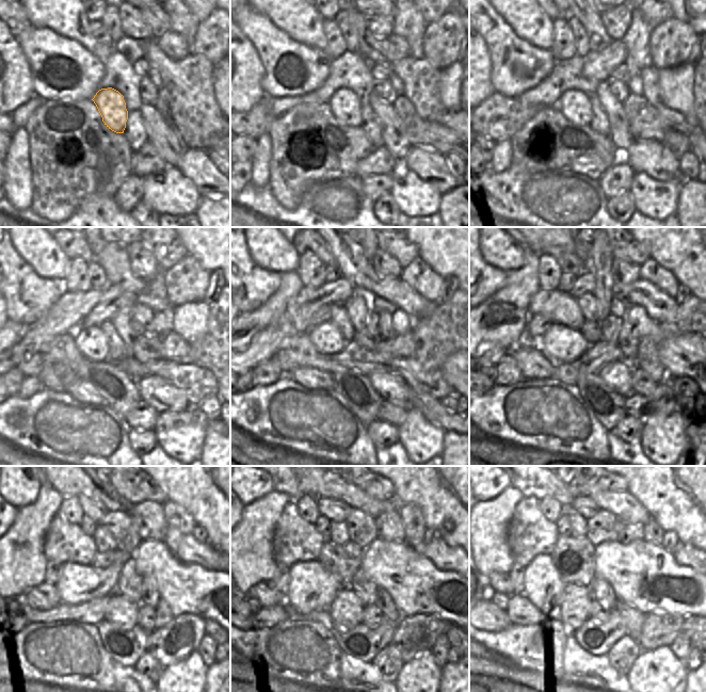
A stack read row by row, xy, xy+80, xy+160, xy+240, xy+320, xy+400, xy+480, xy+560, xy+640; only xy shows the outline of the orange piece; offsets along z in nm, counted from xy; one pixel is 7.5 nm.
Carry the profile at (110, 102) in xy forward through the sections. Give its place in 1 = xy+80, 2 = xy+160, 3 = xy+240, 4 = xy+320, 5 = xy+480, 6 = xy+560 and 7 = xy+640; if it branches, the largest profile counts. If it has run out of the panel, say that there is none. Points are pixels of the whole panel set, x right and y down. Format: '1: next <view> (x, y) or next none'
1: next xy+80 (345, 105)
2: next xy+160 (574, 105)
3: next xy+240 (92, 342)
4: next xy+320 (326, 338)
5: next xy+480 (78, 583)
6: next xy+560 (311, 588)
7: next xy+640 (543, 586)

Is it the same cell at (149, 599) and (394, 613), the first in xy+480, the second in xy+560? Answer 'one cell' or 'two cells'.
one cell

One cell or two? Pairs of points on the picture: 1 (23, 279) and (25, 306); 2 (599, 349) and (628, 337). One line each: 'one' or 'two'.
1: one
2: two

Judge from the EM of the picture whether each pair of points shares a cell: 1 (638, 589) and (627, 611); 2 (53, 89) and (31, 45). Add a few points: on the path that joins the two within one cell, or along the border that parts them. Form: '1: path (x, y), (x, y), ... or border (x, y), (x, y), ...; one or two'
1: border (618, 598), (634, 606), (644, 614); two
2: path (42, 79), (36, 76), (36, 57); one

